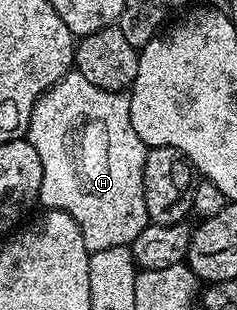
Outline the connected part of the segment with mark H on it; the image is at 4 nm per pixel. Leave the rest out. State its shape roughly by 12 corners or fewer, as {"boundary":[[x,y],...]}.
{"boundary":[[42,93],[28,139],[40,154],[41,207],[68,214],[90,253],[125,245],[151,223],[147,152],[132,118],[70,124],[50,144]]}

